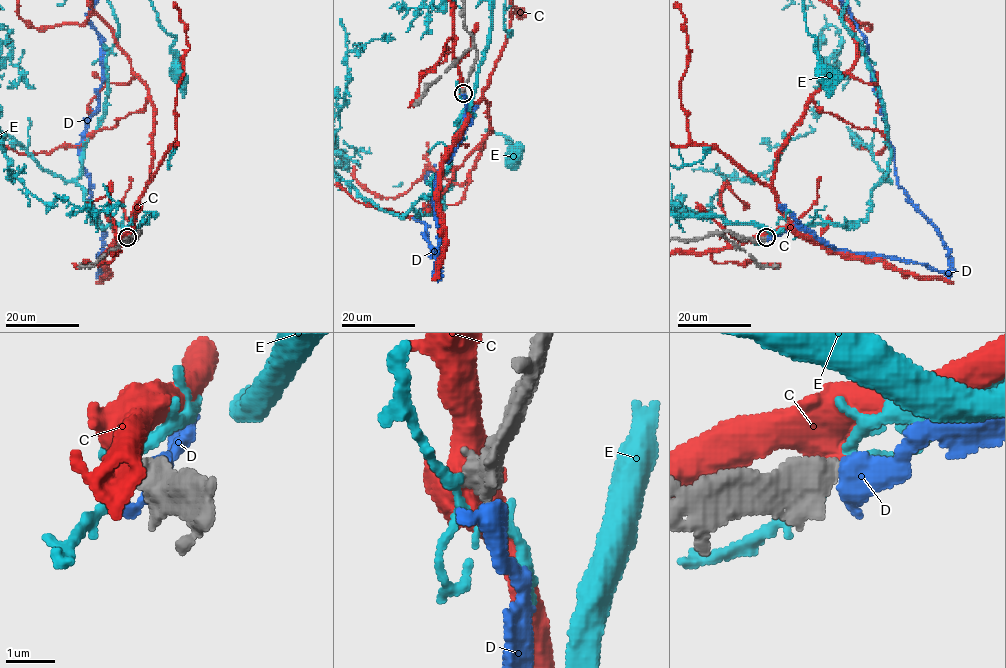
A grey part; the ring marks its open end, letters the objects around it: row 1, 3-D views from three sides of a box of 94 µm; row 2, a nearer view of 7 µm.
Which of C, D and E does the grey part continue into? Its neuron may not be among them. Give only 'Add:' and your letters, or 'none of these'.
Add: D

